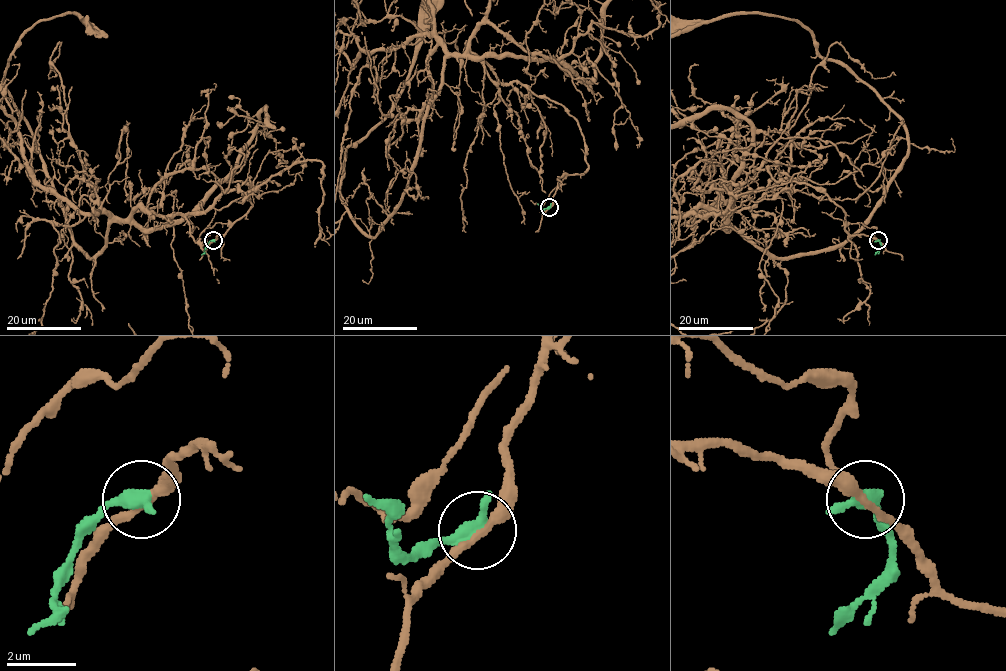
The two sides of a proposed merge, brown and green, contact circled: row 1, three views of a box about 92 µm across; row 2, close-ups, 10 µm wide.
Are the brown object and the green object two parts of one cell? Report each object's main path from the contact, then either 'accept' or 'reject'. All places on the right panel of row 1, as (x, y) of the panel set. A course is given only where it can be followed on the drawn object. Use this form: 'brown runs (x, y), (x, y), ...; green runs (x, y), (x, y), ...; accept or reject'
brown runs (878, 240), (767, 169), (724, 216), (778, 257), (847, 240), (907, 150), (872, 90), (782, 17); green runs (878, 240), (881, 248), (875, 254); reject

